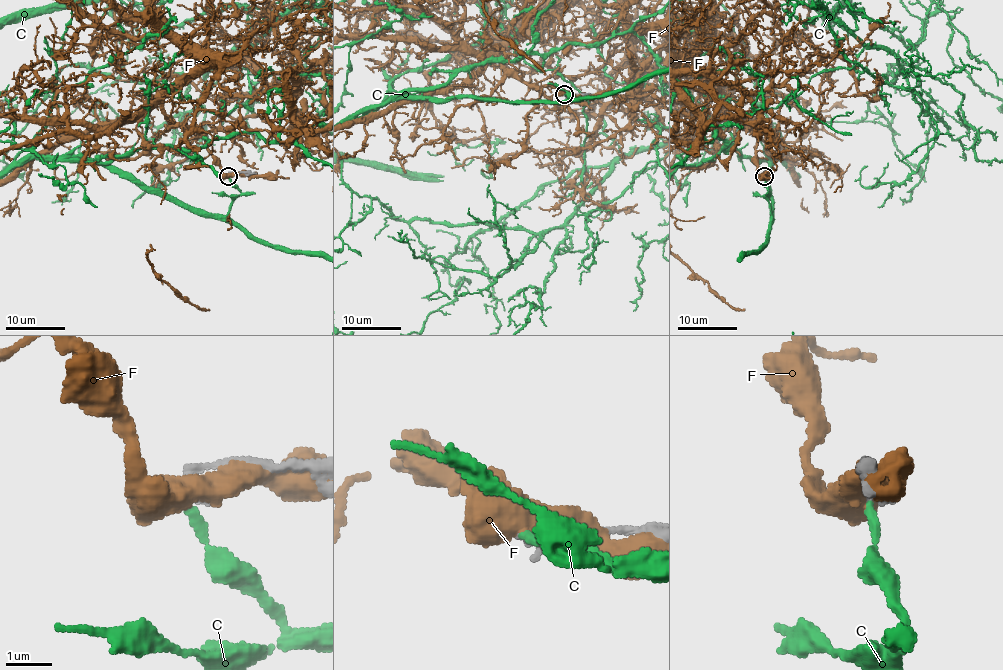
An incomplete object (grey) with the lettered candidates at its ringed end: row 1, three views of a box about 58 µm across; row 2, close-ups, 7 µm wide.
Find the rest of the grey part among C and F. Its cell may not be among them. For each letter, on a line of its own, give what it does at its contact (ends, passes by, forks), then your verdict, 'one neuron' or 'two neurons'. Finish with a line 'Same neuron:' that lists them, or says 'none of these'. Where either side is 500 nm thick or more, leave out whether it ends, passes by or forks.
C: it ends | one neuron
F: two neurons
Same neuron: C

